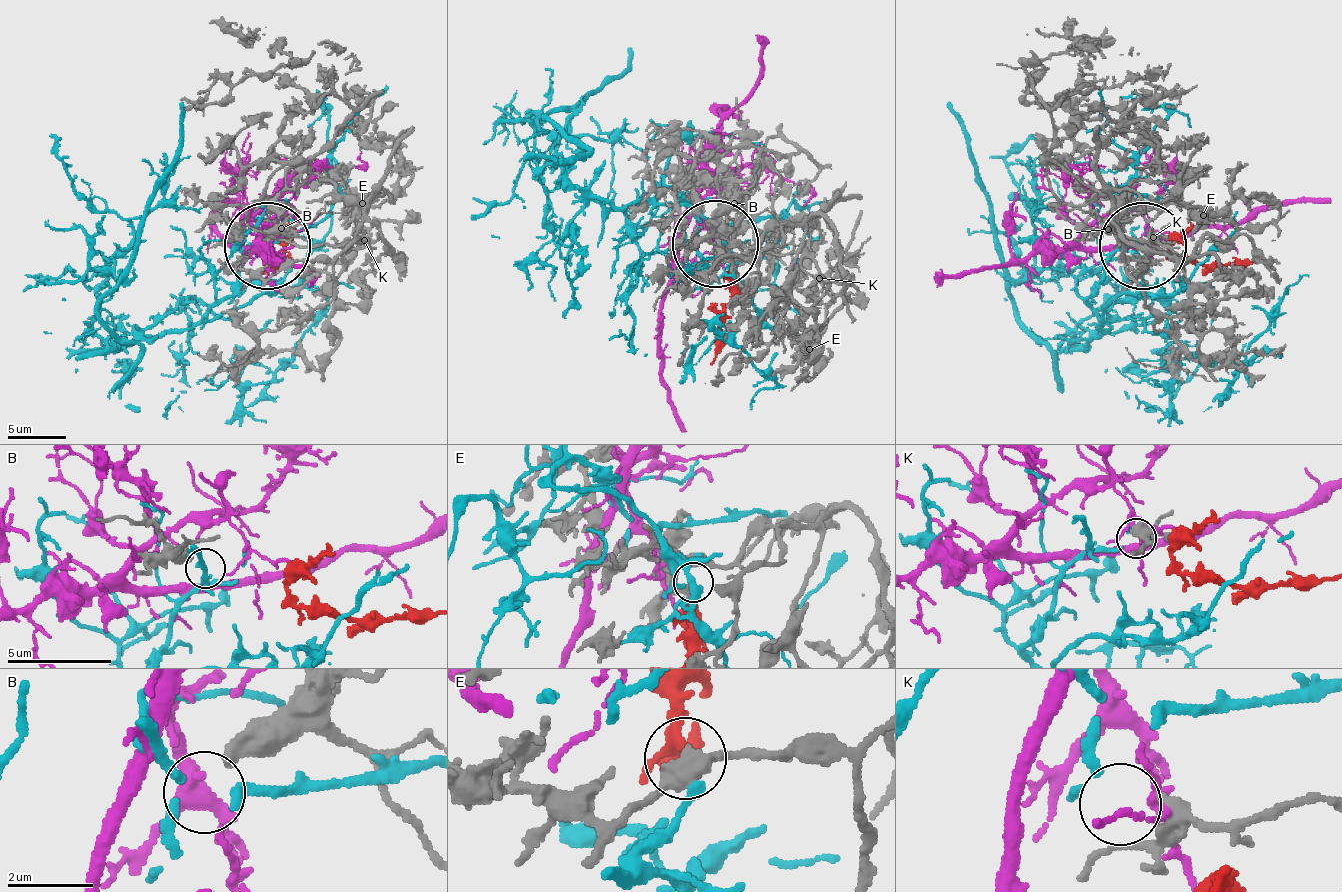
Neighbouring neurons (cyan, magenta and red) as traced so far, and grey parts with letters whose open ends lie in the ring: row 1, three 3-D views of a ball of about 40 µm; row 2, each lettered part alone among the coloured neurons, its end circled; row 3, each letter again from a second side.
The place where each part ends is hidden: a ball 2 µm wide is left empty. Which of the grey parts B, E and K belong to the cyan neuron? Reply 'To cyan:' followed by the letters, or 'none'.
To cyan: K

